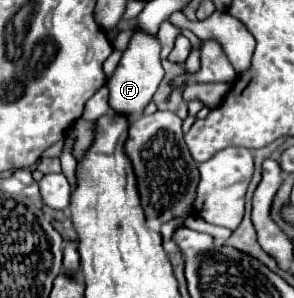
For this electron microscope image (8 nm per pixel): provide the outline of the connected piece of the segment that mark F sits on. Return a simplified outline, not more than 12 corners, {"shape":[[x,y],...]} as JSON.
{"shape":[[133,33],[107,81],[111,111],[131,117],[163,79],[157,37]]}

